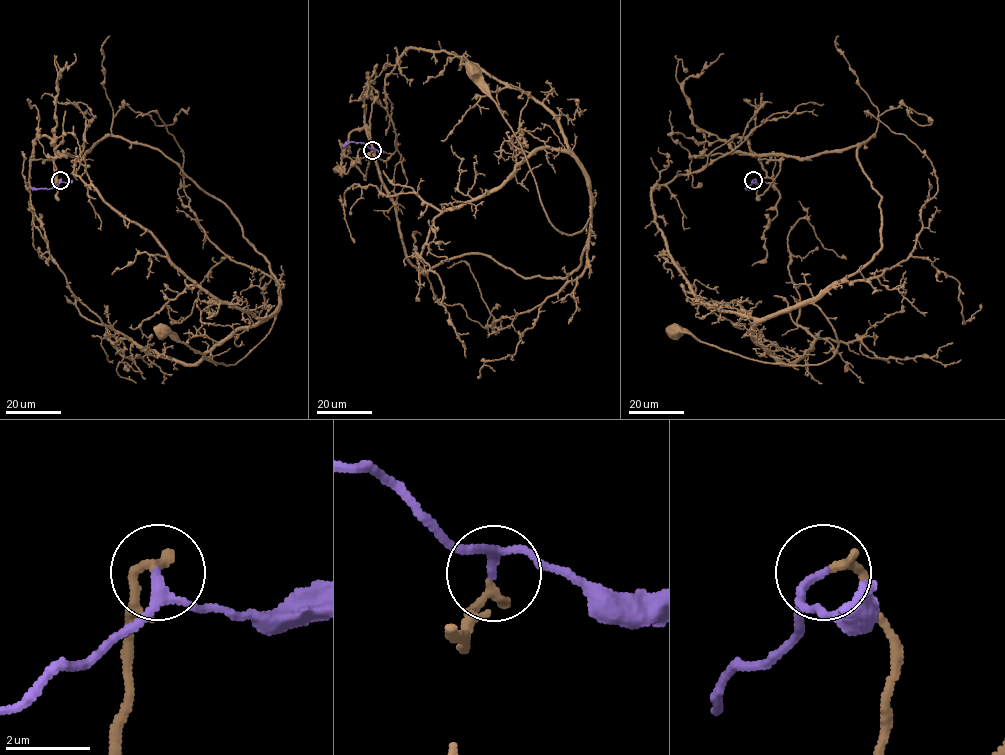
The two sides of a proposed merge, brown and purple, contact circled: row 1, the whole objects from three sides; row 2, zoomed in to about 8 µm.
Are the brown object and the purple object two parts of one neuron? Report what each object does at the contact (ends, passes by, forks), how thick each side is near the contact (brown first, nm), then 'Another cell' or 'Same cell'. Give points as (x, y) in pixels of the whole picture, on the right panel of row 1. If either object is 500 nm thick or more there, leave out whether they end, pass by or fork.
At the ring brown ends. At the ring purple passes by. Thickness 240 nm (brown) against 170 nm. Same cell

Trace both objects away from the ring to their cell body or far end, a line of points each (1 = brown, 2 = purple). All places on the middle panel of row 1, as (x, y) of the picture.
1: (372, 150), (365, 176), (344, 144), (366, 127), (422, 271), (567, 278), (590, 210), (554, 226), (473, 71)
2: (372, 149), (362, 143), (349, 142), (343, 147)

